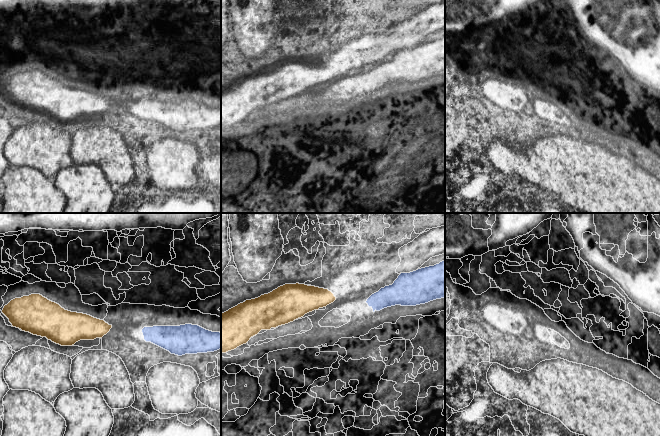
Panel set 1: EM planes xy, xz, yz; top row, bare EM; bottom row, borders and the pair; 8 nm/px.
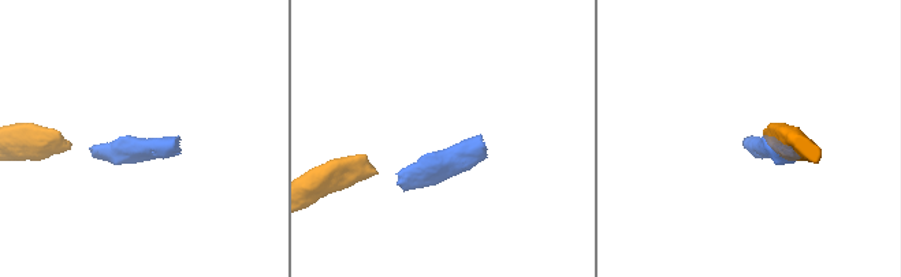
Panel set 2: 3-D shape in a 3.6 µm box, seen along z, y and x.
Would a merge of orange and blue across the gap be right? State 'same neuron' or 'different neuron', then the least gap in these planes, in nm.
different neuron | 240 nm

